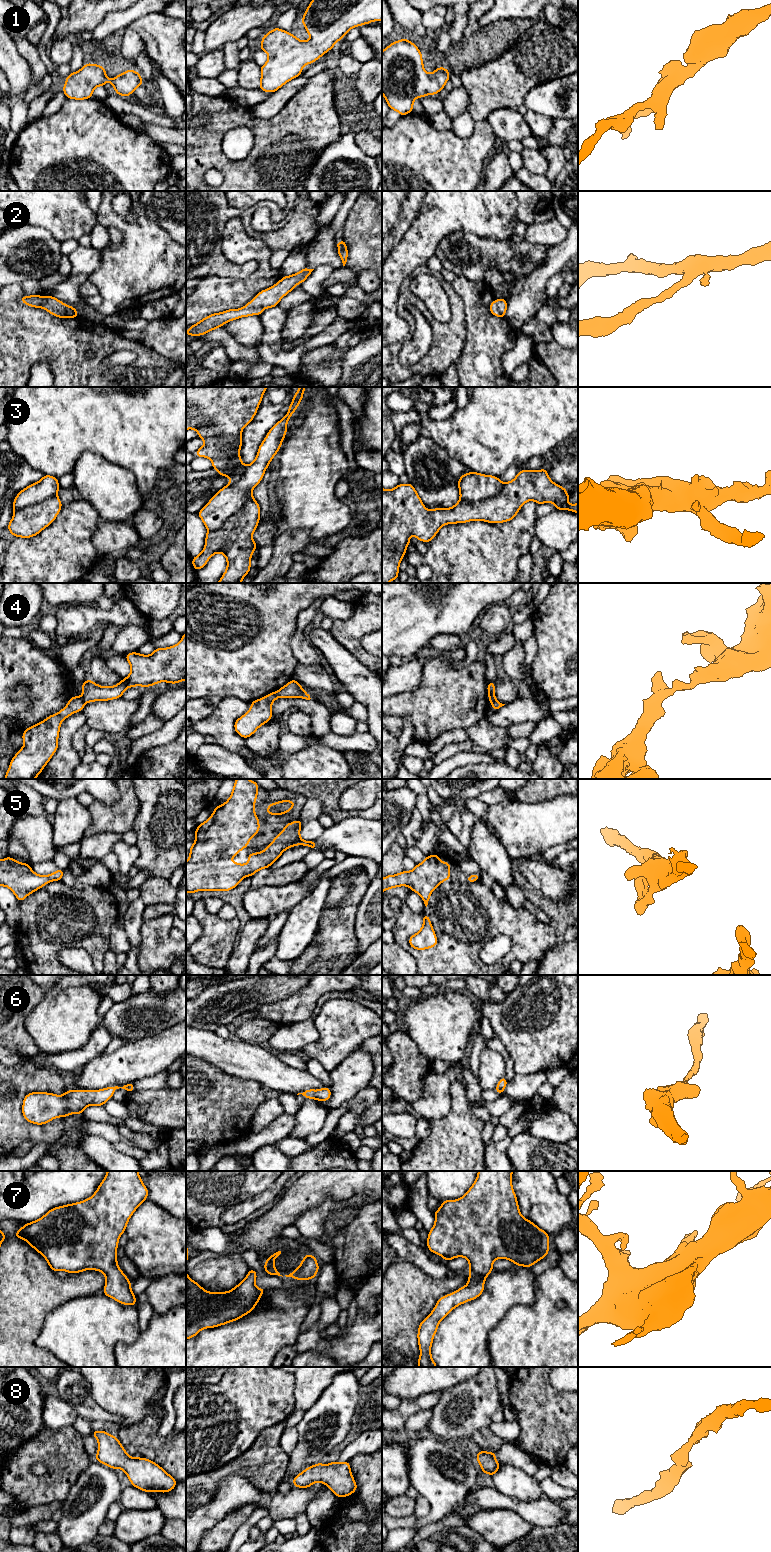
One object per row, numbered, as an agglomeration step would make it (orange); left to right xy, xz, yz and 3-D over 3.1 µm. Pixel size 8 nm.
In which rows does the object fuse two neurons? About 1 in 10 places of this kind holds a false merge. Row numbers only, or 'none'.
4

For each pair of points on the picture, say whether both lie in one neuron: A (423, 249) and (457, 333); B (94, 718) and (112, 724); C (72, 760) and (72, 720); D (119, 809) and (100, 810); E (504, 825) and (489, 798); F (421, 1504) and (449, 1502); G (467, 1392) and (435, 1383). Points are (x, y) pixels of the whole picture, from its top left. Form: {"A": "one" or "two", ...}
{"A": "two", "B": "one", "C": "one", "D": "one", "E": "two", "F": "two", "G": "two"}

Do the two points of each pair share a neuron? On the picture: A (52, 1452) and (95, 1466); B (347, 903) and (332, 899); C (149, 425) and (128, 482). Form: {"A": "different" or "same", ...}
{"A": "different", "B": "different", "C": "different"}

